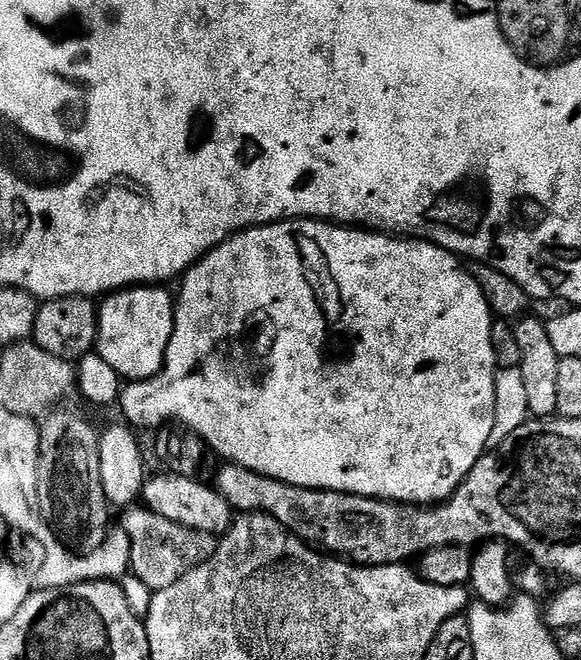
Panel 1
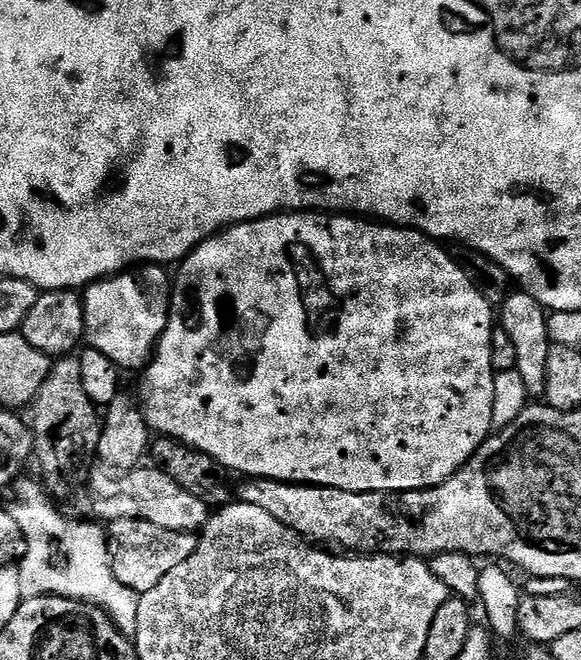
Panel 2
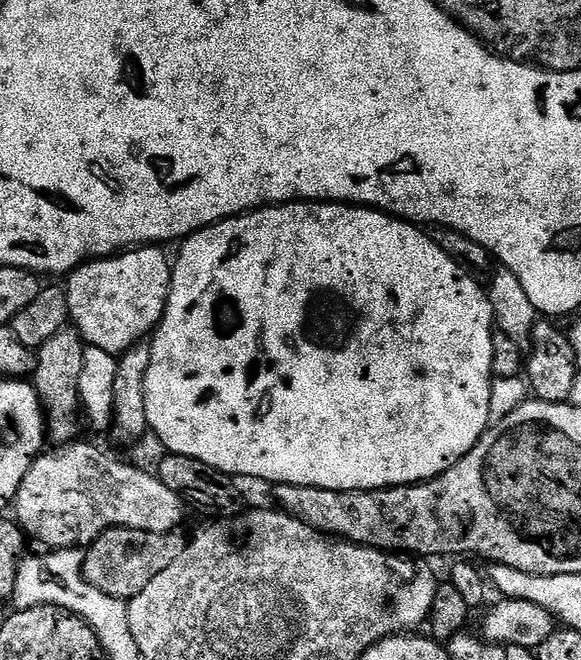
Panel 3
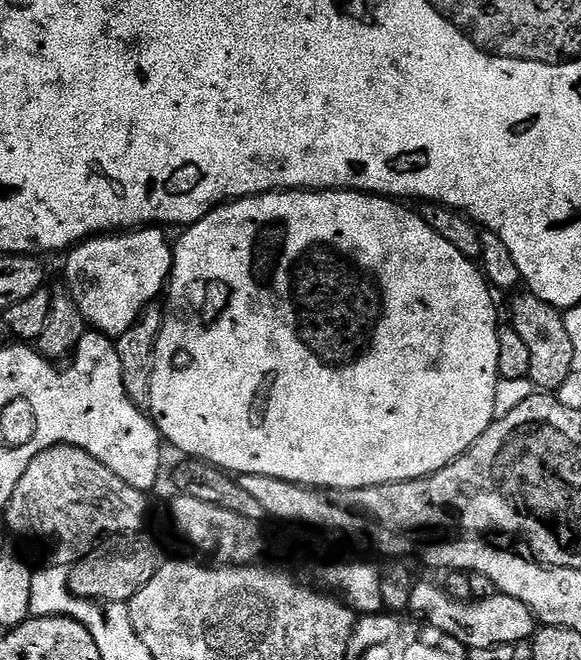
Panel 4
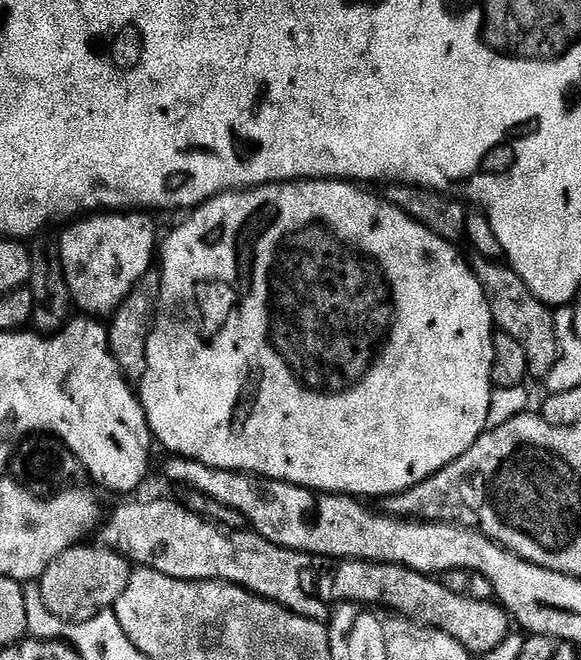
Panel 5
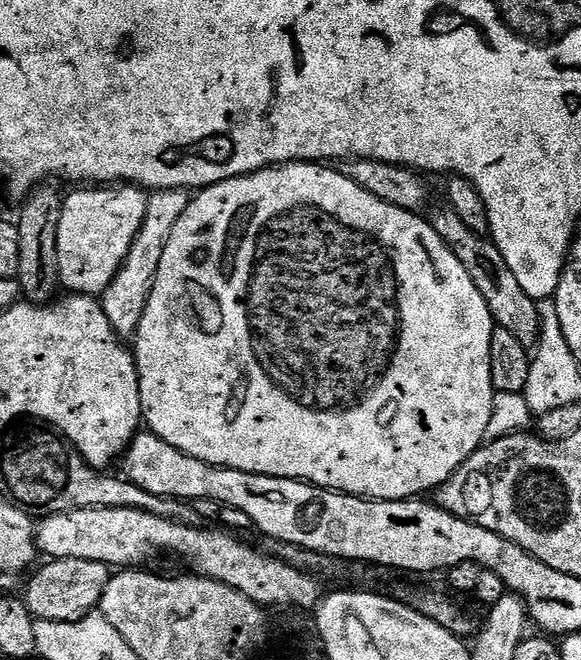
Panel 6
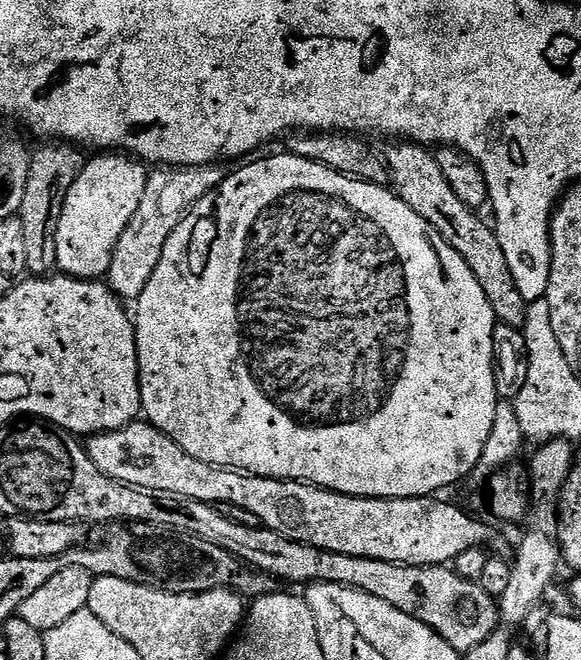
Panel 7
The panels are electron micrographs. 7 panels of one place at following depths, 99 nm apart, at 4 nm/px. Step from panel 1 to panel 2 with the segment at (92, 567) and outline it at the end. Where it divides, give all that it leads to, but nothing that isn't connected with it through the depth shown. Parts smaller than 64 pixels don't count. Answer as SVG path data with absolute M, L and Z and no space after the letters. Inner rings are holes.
M47 495L44 496L38 497L36 504L32 504L30 497L22 497L14 512L22 536L32 543L33 548L32 556L24 556L20 560L21 597L29 600L39 596L65 596L71 600L85 600L87 604L103 608L104 613L116 623L116 629L125 636L135 637L141 593L130 590L130 586L122 586L122 582L114 578L105 525L93 523L93 528L87 532L76 520L47 524L44 519L55 514L57 505Z

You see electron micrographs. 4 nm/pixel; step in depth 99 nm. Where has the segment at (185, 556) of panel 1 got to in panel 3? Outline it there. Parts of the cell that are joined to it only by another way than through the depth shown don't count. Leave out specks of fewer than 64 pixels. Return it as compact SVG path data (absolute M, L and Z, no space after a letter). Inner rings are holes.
M108 528L93 540L84 552L84 579L90 586L102 590L102 594L125 602L133 600L153 578L162 574L182 554L185 537L176 532L154 534L133 528Z

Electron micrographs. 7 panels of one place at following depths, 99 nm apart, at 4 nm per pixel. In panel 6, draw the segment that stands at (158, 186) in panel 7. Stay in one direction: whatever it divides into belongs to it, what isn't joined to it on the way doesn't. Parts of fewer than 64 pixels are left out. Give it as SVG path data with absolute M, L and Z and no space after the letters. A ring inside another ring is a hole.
M185 189L170 191L153 191L148 198L146 218L140 227L139 234L131 244L130 254L115 276L114 282L105 290L100 298L103 312L108 317L115 333L123 340L133 339L145 313L146 302L153 292L154 278L157 277L162 251L170 240L170 231L177 225L178 218L185 213L191 195Z

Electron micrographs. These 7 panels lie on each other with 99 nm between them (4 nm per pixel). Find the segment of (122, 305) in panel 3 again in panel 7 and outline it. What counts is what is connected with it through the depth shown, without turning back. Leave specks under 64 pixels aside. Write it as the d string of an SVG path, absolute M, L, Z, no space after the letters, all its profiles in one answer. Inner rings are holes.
M128 154L93 156L96 157L85 163L74 186L70 186L70 194L66 194L66 206L62 206L62 218L58 218L56 231L57 269L75 280L107 277L115 247L138 210L150 173L139 159Z

